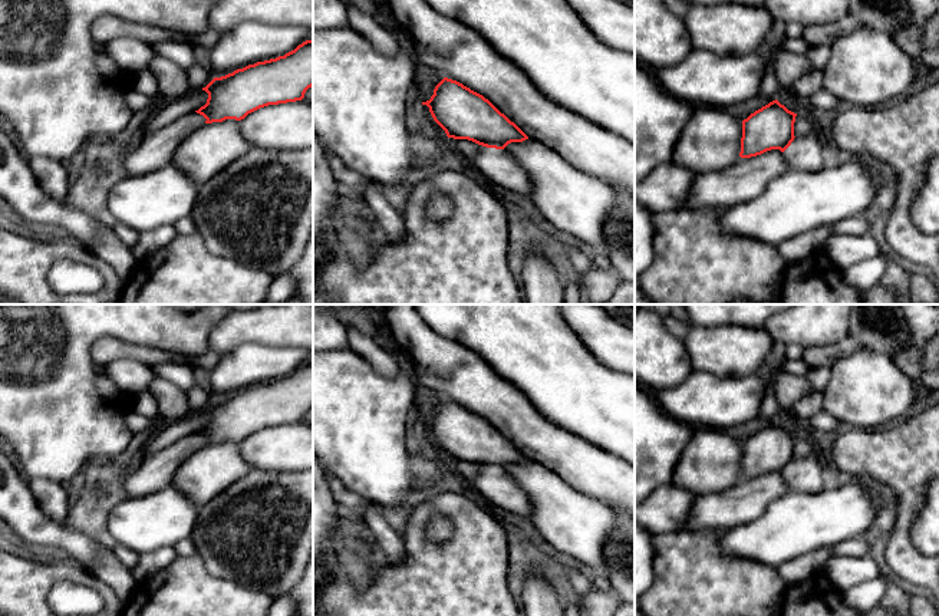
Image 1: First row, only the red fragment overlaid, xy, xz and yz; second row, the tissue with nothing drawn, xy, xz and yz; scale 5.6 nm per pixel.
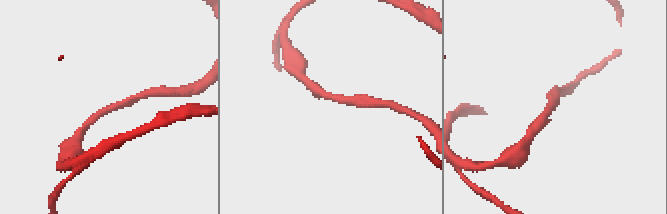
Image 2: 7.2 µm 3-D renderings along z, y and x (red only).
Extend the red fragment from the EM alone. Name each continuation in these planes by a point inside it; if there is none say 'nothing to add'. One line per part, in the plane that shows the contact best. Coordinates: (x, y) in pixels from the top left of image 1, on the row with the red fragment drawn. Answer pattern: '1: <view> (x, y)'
1: xz (500, 167)

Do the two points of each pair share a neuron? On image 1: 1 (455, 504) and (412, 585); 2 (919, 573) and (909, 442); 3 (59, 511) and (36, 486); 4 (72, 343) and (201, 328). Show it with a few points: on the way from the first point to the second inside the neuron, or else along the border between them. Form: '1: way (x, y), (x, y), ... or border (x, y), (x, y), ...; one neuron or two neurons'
1: way (457, 524), (457, 540), (432, 565); one neuron
2: way (903, 540), (906, 476); one neuron
3: way (55, 506), (42, 491); one neuron
4: way (104, 325), (160, 325), (170, 328); one neuron

